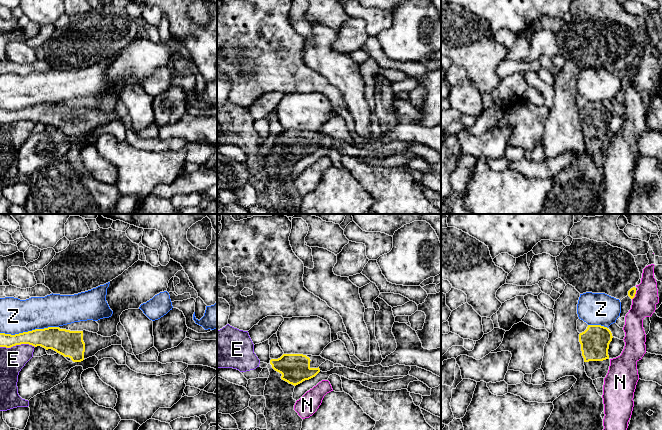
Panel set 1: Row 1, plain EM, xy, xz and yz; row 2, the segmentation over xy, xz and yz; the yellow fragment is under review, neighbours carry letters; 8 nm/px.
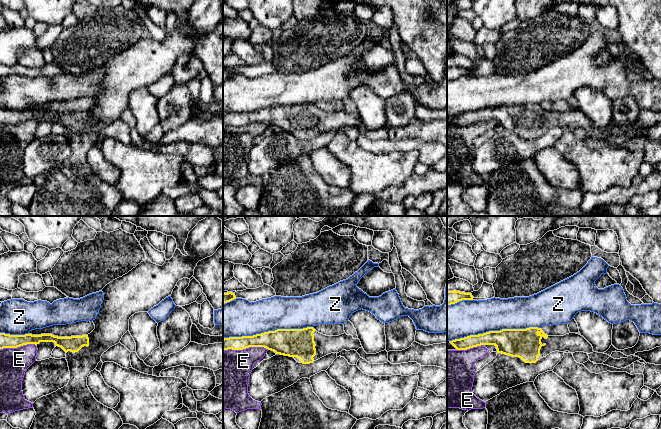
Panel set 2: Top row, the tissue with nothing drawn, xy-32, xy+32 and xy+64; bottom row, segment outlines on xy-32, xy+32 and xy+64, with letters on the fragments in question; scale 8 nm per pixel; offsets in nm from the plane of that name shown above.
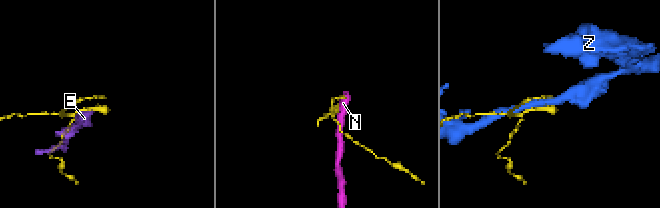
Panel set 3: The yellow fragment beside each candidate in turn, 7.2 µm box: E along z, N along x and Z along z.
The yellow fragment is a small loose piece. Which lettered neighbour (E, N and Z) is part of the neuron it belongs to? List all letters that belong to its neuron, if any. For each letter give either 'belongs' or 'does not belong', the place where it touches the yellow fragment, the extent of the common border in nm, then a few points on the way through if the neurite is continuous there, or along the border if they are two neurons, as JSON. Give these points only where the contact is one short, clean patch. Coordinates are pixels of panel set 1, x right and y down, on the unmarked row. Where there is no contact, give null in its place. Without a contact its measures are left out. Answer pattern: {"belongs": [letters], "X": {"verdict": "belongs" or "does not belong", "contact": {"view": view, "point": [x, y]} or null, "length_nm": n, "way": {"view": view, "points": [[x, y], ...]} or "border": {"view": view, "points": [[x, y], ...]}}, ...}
{"belongs": [], "E": {"verdict": "does not belong", "contact": {"view": "xy", "point": [17, 120]}, "length_nm": 280}, "N": {"verdict": "does not belong", "contact": {"view": "yz", "point": [634, 71]}, "length_nm": 80}, "Z": {"verdict": "does not belong", "contact": {"view": "xy", "point": [29, 107]}, "length_nm": 480}}

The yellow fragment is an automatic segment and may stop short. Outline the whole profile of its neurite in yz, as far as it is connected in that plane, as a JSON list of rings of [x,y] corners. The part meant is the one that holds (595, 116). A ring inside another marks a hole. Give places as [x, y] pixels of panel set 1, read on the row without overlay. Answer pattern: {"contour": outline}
{"contour": [[[588,101],[587,105],[579,110],[584,138],[609,135],[608,125],[612,114],[612,109],[607,103]]]}

